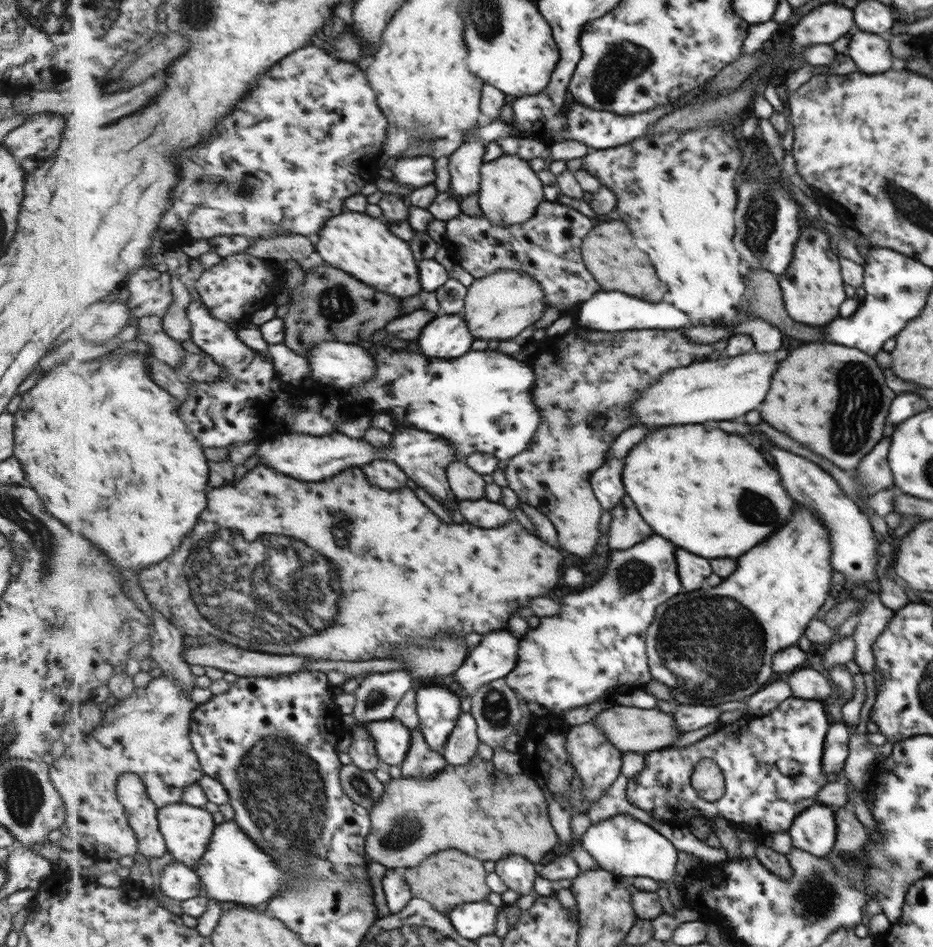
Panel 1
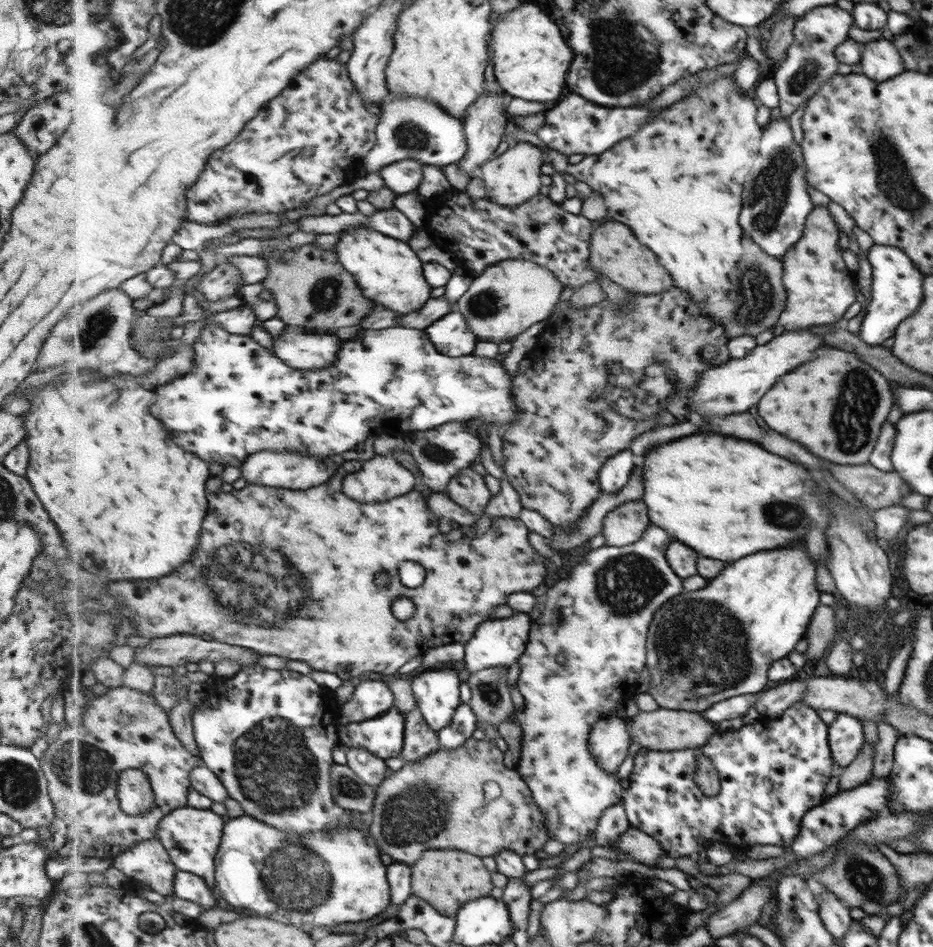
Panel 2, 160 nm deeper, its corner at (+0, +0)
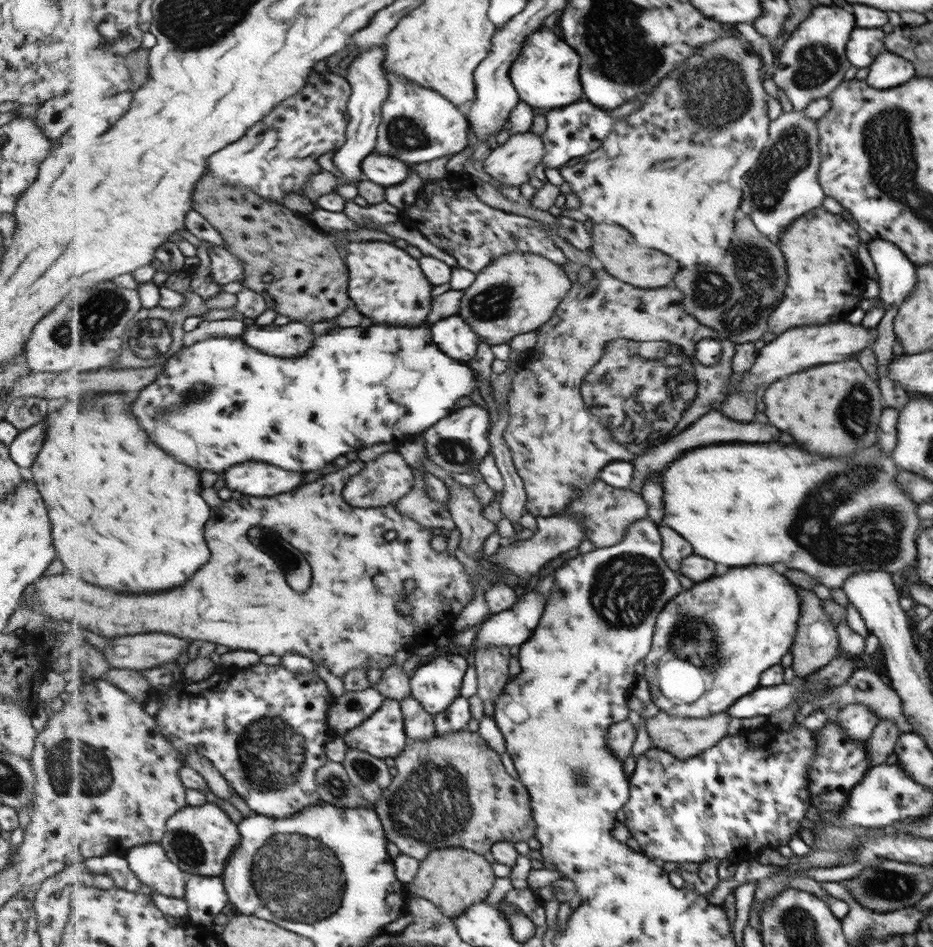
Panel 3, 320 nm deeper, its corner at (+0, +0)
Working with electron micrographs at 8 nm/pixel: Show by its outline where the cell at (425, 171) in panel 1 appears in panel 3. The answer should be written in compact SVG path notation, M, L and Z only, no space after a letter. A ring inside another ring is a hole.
M371 153L362 162L362 172L373 182L381 186L390 187L398 185L410 173L411 164L398 158Z

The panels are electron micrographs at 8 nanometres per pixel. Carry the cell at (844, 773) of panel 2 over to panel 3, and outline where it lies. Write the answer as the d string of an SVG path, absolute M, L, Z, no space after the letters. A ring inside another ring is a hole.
M887 720L877 722L870 737L864 741L870 768L884 764L886 758L893 754L894 746L899 735L899 730L895 728L893 722L887 722Z

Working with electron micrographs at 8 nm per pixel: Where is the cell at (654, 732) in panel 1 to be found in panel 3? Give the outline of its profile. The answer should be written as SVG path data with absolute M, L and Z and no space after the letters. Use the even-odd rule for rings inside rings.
M660 710L654 717L645 721L645 728L651 740L656 742L657 748L669 751L676 758L689 759L717 746L729 734L731 720L731 714L727 713L707 718L683 718Z

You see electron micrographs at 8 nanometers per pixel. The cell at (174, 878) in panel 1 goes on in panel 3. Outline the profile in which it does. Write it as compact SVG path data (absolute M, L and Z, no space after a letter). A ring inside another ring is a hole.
M191 874L187 881L185 899L189 907L188 921L213 929L215 916L230 903L223 879Z

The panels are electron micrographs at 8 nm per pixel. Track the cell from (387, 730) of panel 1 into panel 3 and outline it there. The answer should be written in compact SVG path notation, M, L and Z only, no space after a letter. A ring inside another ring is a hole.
M385 700L373 716L343 737L349 750L367 752L379 759L396 760L409 743L402 703Z

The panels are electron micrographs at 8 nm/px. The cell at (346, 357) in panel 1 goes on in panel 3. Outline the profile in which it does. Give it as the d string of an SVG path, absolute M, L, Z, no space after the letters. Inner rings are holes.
M292 321L291 324L279 326L249 325L241 335L247 345L263 353L279 358L301 358L307 354L317 338L311 326L305 326L301 321Z

